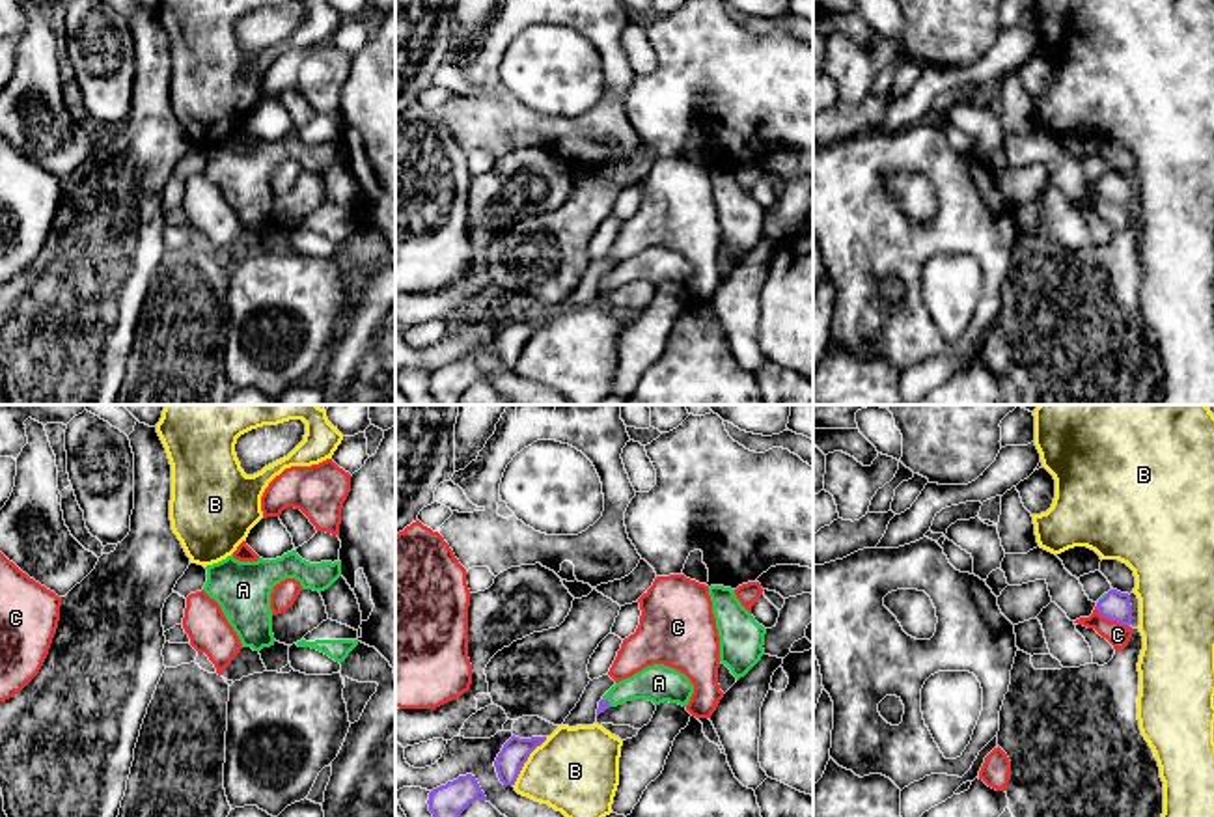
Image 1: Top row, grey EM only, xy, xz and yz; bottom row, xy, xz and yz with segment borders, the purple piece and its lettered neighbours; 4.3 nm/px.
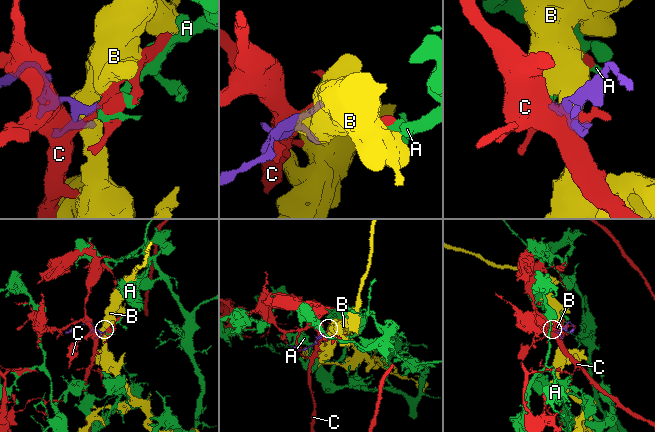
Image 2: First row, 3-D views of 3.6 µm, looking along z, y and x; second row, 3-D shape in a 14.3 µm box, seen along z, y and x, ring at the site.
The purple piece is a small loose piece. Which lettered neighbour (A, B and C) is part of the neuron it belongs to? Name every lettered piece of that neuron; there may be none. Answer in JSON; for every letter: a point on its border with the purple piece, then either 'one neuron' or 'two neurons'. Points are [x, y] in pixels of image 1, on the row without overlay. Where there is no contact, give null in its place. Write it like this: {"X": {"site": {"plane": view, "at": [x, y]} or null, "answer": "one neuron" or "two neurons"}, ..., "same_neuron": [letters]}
{"A": {"site": {"plane": "xz", "at": [608, 284]}, "answer": "one neuron"}, "B": {"site": {"plane": "xz", "at": [526, 342]}, "answer": "two neurons"}, "C": {"site": {"plane": "yz", "at": [1112, 202]}, "answer": "two neurons"}, "same_neuron": ["A"]}

